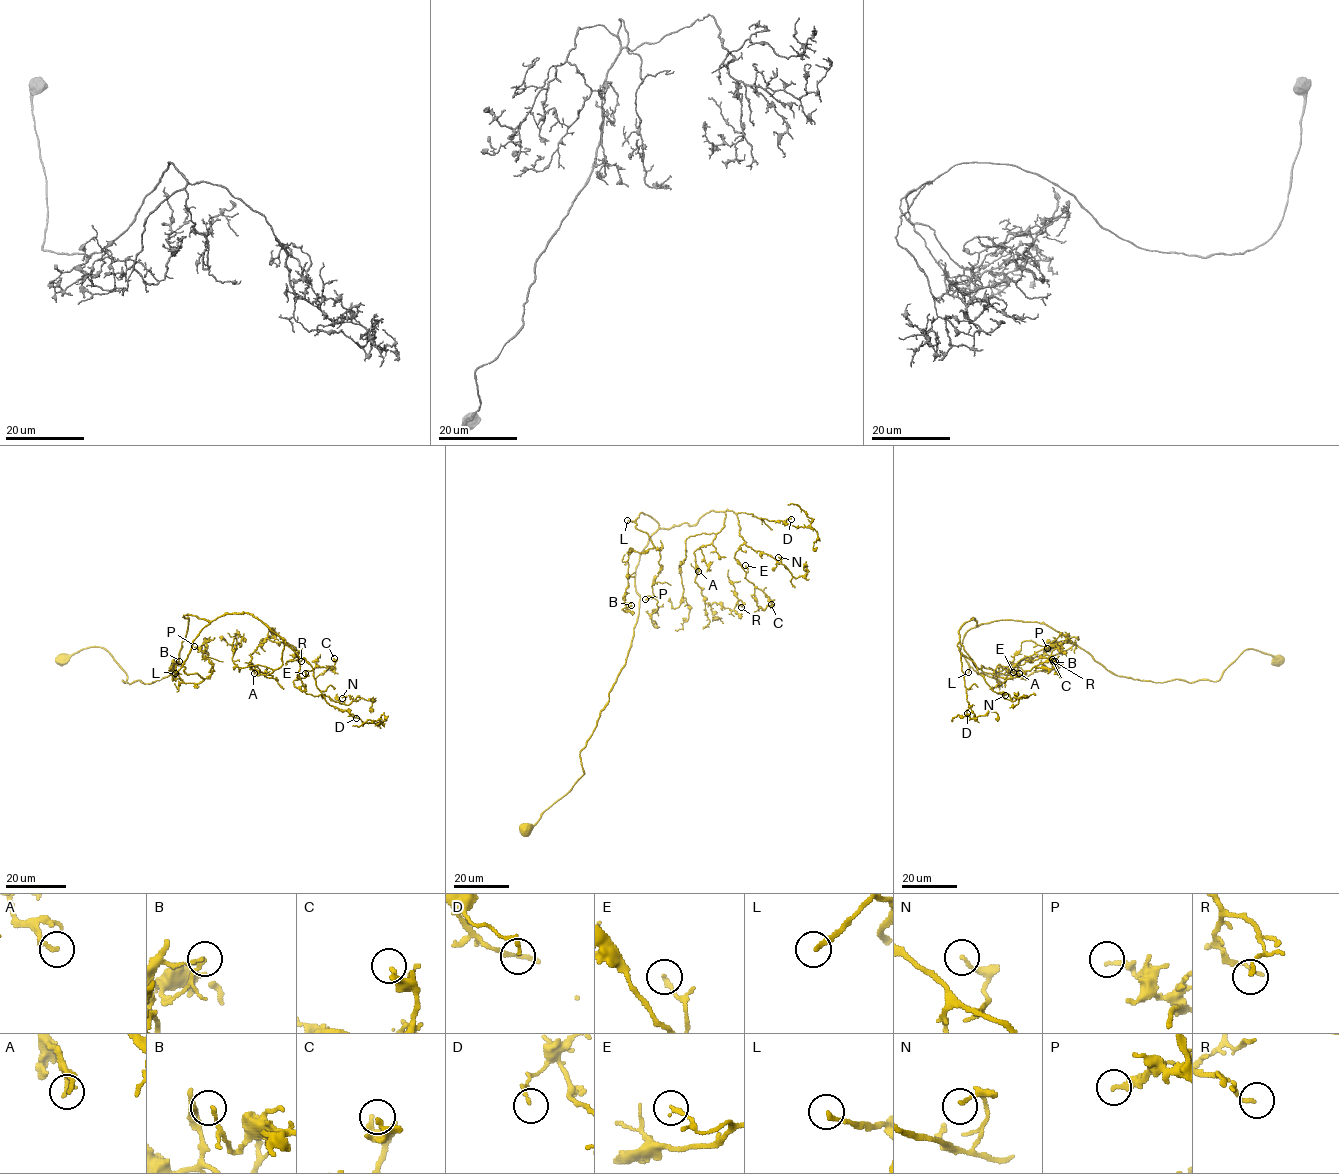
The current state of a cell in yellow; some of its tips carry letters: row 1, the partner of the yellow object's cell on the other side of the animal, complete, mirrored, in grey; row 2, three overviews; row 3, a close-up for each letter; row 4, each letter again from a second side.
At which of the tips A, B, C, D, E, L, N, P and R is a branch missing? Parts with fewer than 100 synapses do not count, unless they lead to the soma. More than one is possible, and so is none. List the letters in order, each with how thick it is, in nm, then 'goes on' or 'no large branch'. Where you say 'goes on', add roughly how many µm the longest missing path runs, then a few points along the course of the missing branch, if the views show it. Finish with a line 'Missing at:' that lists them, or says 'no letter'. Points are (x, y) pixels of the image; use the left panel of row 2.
A: calibre 180 nm; no large branch
B: calibre 120 nm; no large branch
C: calibre 240 nm; no large branch
D: calibre 140 nm; no large branch
E: calibre 150 nm; no large branch
L: calibre 170 nm; goes on; missing 60 µm; course (175, 673), (164, 695), (135, 716), (123, 717), (118, 730), (116, 726), (99, 725), (97, 721), (103, 719)
N: calibre 130 nm; no large branch
P: calibre 160 nm; no large branch
R: calibre 130 nm; no large branch
Missing at: L

